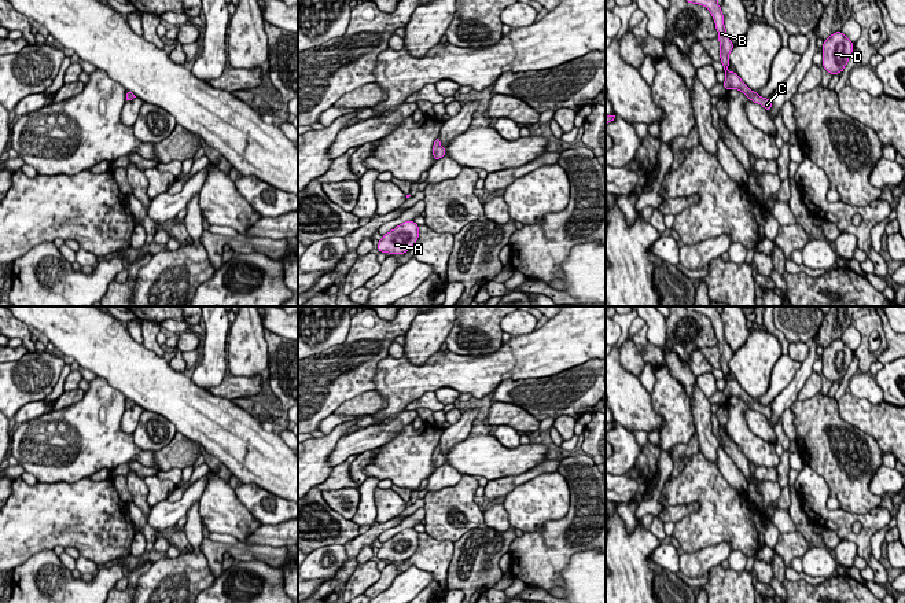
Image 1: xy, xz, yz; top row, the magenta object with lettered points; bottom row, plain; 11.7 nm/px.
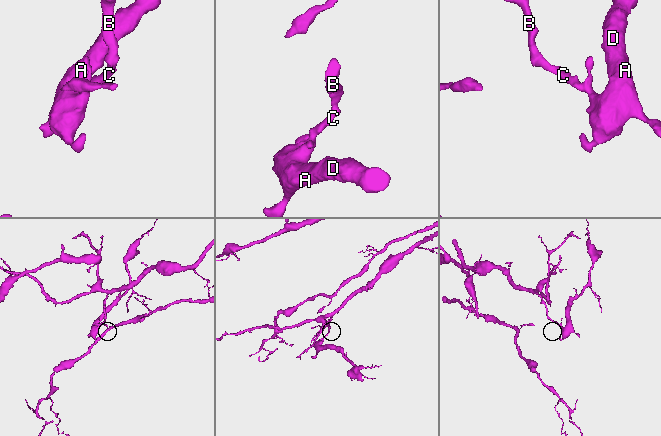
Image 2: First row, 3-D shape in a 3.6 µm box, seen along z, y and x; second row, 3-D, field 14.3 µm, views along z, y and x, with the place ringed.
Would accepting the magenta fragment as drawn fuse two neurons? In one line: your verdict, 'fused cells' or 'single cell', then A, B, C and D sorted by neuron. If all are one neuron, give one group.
single cell | A B C D

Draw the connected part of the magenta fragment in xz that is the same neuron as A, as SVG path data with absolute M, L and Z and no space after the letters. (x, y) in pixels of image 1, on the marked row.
M405 221L383 235L378 243L378 250L389 254L404 254L412 249L417 238L419 225L415 221Z

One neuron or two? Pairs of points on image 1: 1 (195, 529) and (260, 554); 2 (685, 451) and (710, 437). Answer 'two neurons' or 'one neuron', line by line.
1: two neurons
2: two neurons

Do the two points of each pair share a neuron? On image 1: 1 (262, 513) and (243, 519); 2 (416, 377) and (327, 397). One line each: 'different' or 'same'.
1: different
2: different

